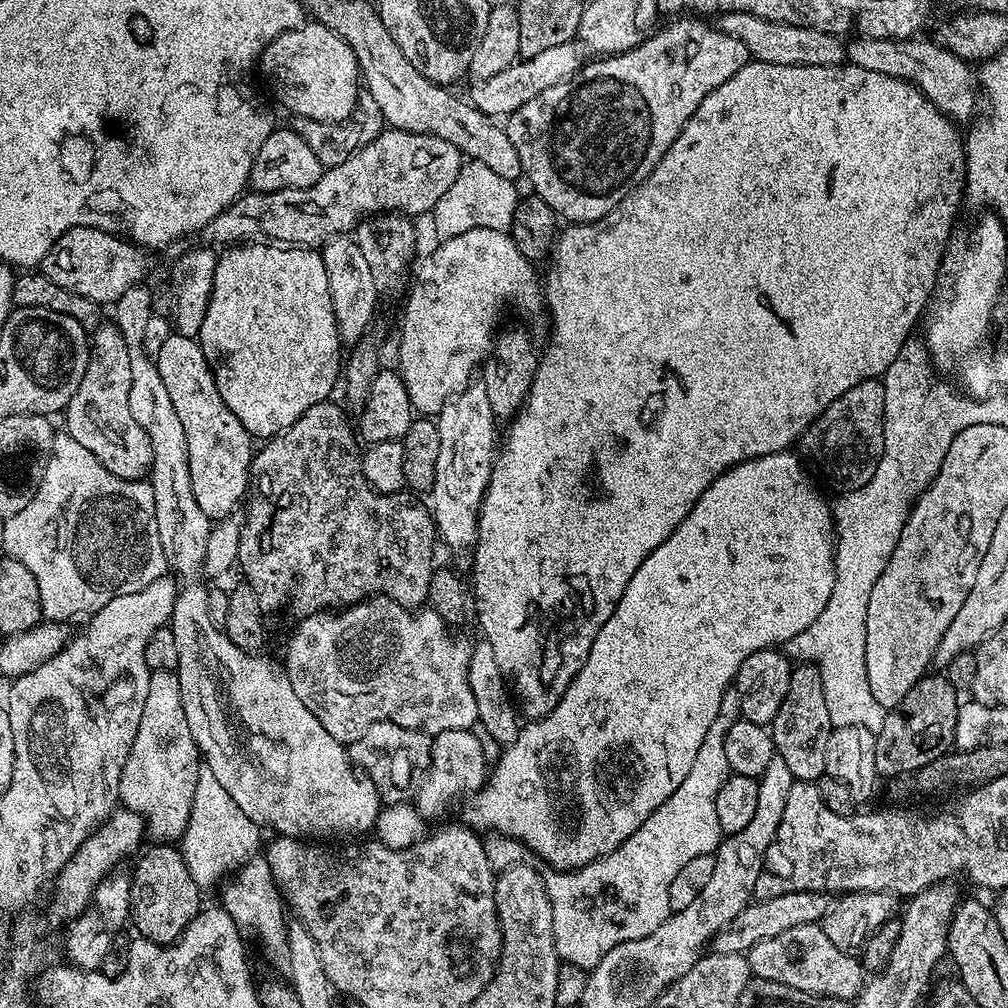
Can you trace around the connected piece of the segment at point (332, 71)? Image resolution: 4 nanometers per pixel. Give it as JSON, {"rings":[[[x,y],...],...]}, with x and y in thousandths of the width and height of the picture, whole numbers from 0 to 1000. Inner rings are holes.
{"rings":[[[303,22],[298,27],[281,32],[272,42],[262,48],[260,64],[262,71],[270,78],[274,86],[274,95],[290,110],[291,116],[303,115],[315,121],[339,123],[350,118],[355,107],[355,96],[359,91],[359,72],[357,63],[348,50],[348,46],[316,22]]]}

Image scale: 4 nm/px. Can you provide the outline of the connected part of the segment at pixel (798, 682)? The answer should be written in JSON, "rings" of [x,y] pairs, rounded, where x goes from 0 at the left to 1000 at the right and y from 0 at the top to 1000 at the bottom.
{"rings":[[[791,658],[786,664],[780,696],[776,696],[764,719],[770,750],[780,756],[780,760],[784,760],[784,768],[790,776],[810,776],[819,767],[819,739],[823,736],[826,720],[815,675],[815,669],[810,660]]]}

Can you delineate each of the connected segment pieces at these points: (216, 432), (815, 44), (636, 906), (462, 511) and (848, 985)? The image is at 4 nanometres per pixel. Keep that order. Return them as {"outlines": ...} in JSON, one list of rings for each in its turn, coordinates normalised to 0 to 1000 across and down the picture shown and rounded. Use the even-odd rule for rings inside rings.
{"outlines":[[[[173,331],[161,339],[161,347],[153,350],[153,358],[185,429],[192,494],[200,509],[210,518],[223,516],[234,508],[232,506],[237,502],[242,487],[246,482],[248,484],[251,434],[247,433],[228,403],[220,399],[220,391],[216,391],[214,376],[204,359],[197,336]]],[[[719,12],[712,20],[713,31],[724,38],[732,38],[742,48],[746,60],[764,62],[772,65],[827,65],[839,60],[839,44],[834,37],[811,28],[766,22],[748,14]]],[[[729,688],[719,690],[712,712],[704,720],[696,736],[696,744],[692,744],[692,752],[688,752],[688,760],[685,760],[685,768],[681,768],[677,780],[673,780],[669,789],[619,838],[604,849],[596,849],[574,863],[558,863],[552,867],[552,881],[550,877],[546,885],[548,922],[552,932],[552,946],[561,957],[568,956],[569,959],[580,962],[592,960],[600,946],[614,937],[649,927],[649,923],[653,923],[653,919],[657,919],[657,915],[668,906],[665,899],[665,875],[673,871],[673,863],[677,863],[677,859],[681,859],[681,855],[688,851],[707,848],[714,840],[716,826],[712,819],[710,789],[724,769],[718,730],[733,710],[734,691]]],[[[478,379],[467,380],[449,392],[435,411],[438,446],[435,452],[433,477],[427,489],[428,507],[438,537],[452,544],[471,545],[476,530],[476,505],[488,477],[494,451],[492,421],[494,415],[486,403],[486,391]]],[[[813,917],[788,919],[788,923],[780,923],[780,927],[752,935],[752,938],[740,947],[746,967],[751,972],[776,974],[776,978],[808,988],[826,988],[842,994],[848,993],[857,983],[859,961],[856,955],[846,945],[831,942],[831,938],[819,931]]]]}

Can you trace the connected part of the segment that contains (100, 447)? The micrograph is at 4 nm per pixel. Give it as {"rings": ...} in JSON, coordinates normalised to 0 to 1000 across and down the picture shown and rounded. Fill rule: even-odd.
{"rings":[[[103,319],[89,333],[89,352],[83,374],[65,406],[65,428],[85,442],[109,470],[122,476],[142,476],[151,467],[150,437],[129,407],[130,361],[127,340],[114,320]]]}

